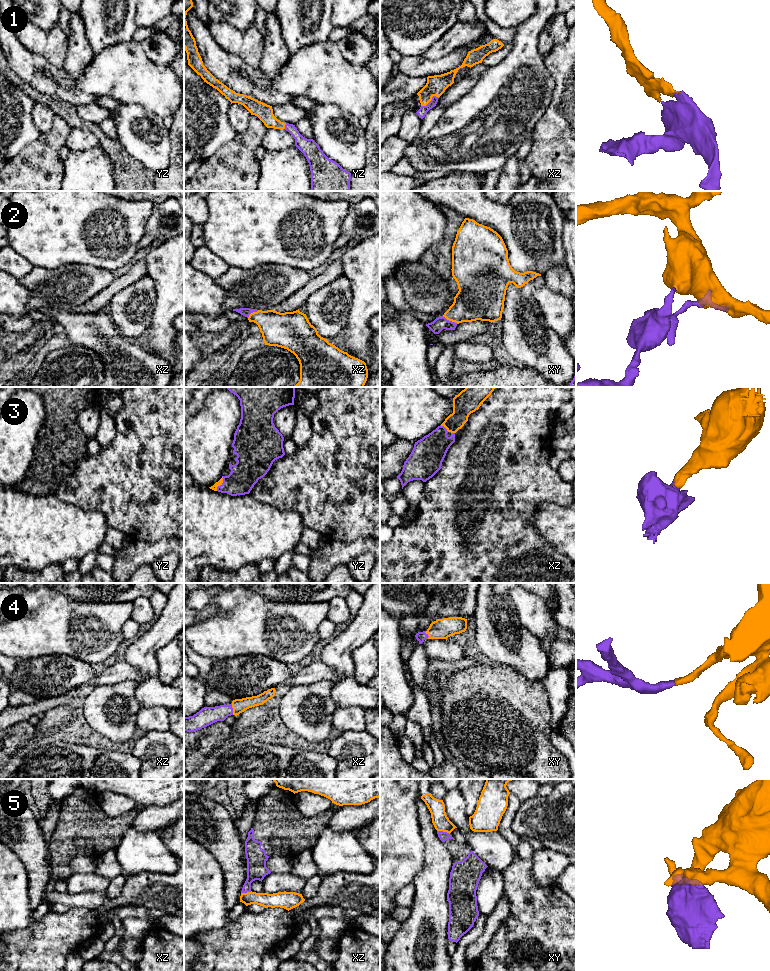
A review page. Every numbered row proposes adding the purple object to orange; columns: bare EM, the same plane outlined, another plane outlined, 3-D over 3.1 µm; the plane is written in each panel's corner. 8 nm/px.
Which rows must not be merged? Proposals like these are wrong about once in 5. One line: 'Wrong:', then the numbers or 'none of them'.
Wrong: 5

